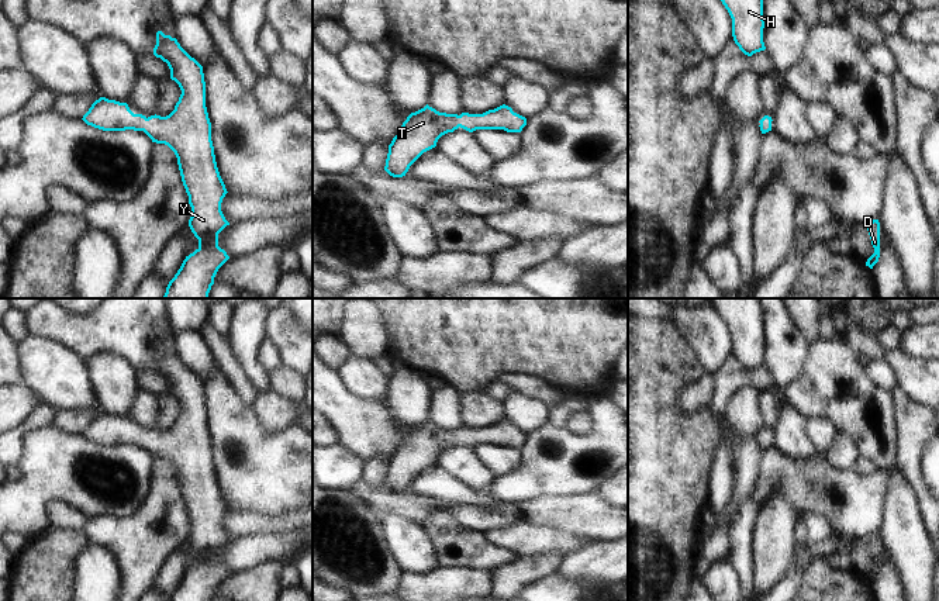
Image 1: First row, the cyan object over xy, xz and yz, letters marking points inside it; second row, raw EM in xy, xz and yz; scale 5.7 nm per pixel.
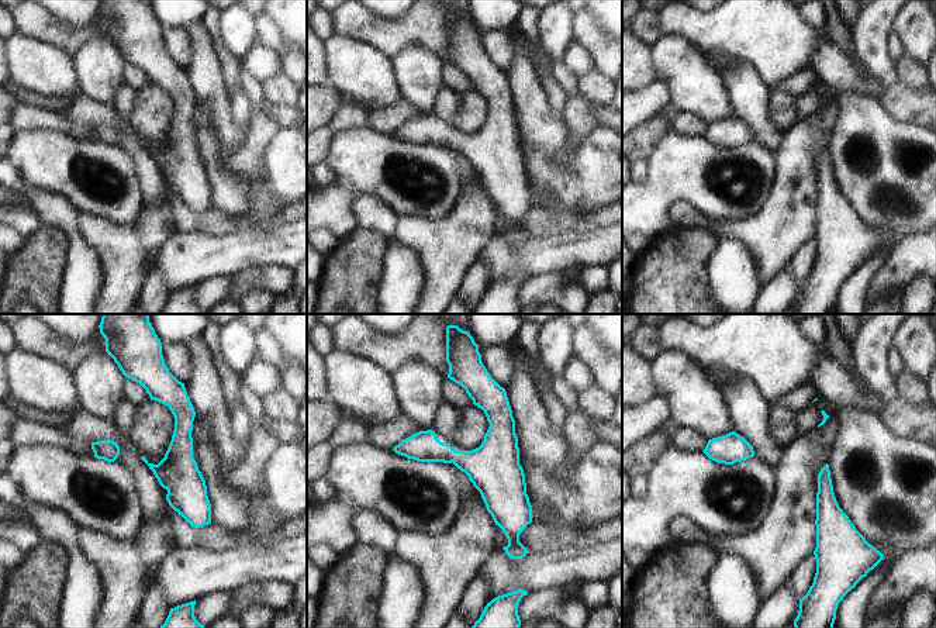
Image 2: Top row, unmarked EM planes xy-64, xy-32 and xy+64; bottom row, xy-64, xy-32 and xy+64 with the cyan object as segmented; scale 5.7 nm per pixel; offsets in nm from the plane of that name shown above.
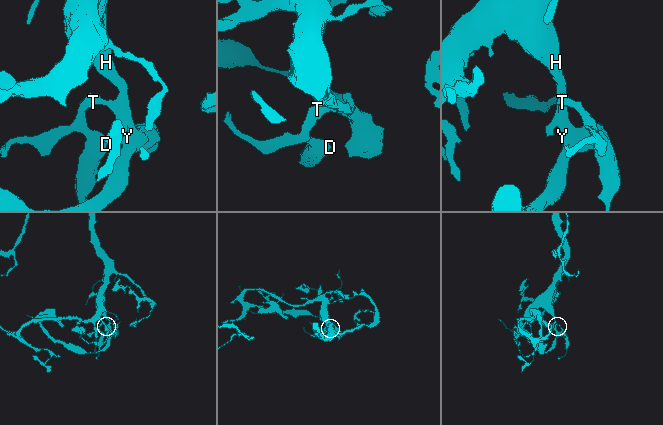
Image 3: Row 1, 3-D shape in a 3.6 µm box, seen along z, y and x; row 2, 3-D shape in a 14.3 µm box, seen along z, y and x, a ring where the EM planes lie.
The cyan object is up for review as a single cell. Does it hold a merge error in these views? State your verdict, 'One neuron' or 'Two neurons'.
One neuron.

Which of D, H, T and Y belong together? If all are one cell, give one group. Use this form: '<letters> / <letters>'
D H T Y

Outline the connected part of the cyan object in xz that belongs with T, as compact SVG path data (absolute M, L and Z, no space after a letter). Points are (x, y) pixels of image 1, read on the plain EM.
M428 419L411 428L389 460L384 486L393 493L403 493L410 481L427 466L436 462L438 455L459 442L473 448L476 445L504 445L521 448L527 434L503 419L483 429L446 429Z

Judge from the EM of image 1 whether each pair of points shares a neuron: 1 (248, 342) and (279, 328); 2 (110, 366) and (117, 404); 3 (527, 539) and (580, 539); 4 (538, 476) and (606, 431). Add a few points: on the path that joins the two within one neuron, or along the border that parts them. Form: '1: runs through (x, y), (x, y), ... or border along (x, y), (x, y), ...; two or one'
1: border along (268, 313), (263, 338); two
2: runs through (111, 376), (114, 394); one
3: runs through (539, 539), (568, 539); one
4: runs through (555, 462), (568, 462), (576, 453), (589, 448); one

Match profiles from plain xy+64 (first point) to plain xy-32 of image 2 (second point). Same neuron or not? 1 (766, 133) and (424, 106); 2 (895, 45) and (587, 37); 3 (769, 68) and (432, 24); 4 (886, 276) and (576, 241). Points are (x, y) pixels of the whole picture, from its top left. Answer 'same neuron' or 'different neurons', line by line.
1: same neuron
2: different neurons
3: same neuron
4: different neurons

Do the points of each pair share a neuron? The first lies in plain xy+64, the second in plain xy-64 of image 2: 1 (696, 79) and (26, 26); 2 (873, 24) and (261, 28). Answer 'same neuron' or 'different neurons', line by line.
1: different neurons
2: different neurons

